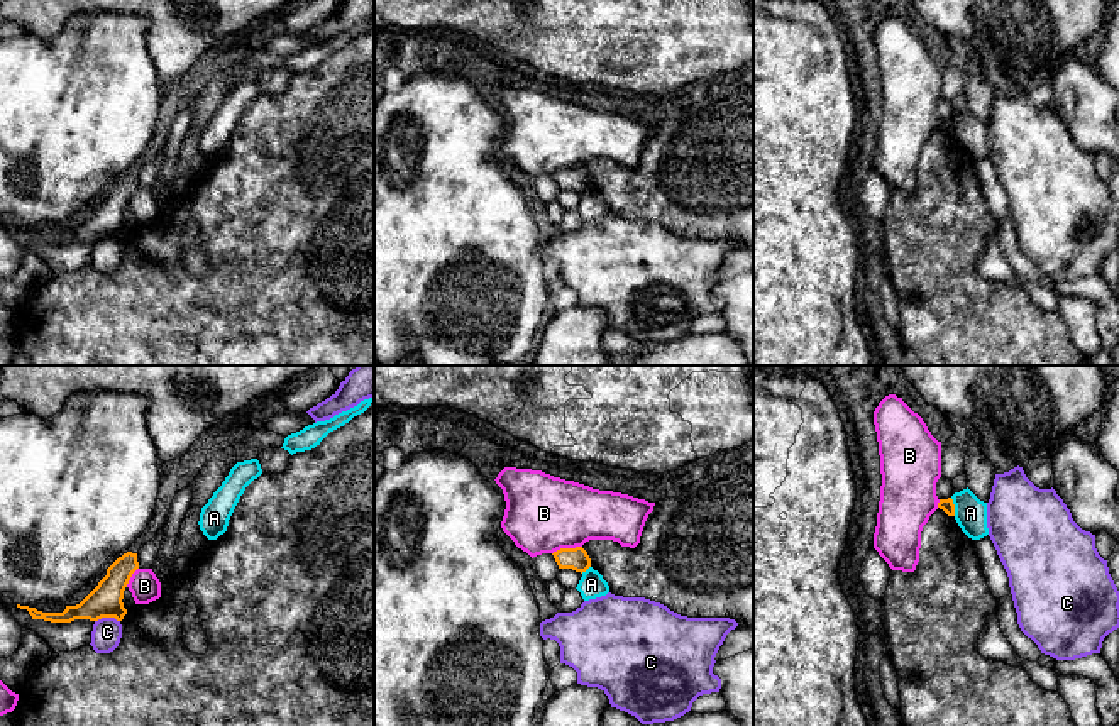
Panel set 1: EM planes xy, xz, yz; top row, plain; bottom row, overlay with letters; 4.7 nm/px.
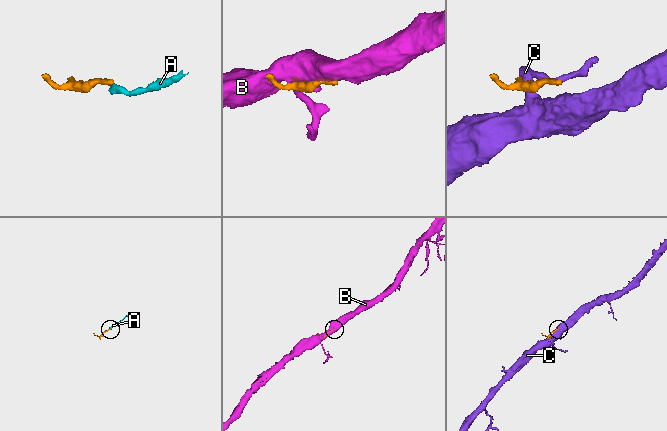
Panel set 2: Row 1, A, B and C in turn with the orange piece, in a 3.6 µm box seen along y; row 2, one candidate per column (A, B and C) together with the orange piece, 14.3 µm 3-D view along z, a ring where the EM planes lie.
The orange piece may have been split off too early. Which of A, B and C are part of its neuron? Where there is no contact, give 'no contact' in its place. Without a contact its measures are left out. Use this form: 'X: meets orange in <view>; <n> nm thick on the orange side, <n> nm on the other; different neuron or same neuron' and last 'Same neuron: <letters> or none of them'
A: meets orange in yz; 60 nm thick on the orange side, 160 nm on the other; different neuron
B: meets orange in xz; 110 nm thick on the orange side, 360 nm on the other; different neuron
C: meets orange in xy; 160 nm thick on the orange side, 140 nm on the other; different neuron
Same neuron: none of them

